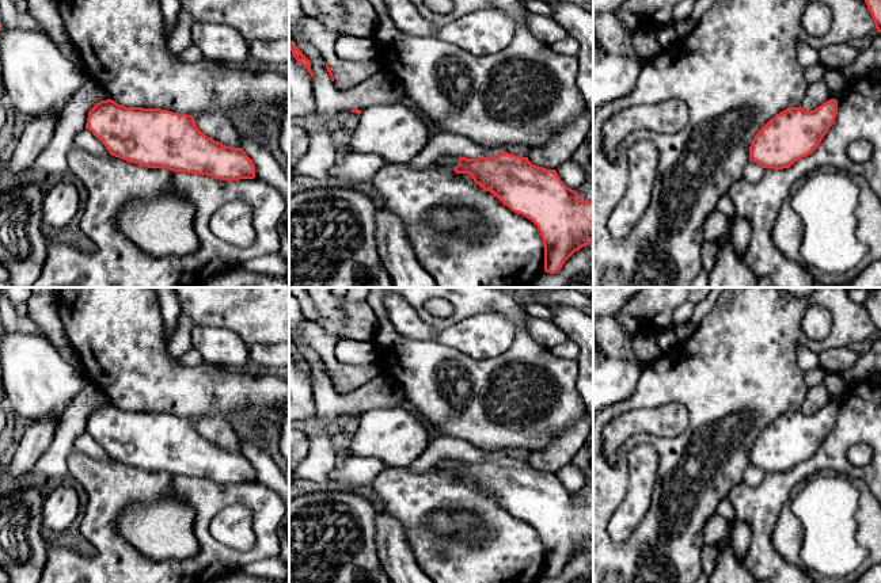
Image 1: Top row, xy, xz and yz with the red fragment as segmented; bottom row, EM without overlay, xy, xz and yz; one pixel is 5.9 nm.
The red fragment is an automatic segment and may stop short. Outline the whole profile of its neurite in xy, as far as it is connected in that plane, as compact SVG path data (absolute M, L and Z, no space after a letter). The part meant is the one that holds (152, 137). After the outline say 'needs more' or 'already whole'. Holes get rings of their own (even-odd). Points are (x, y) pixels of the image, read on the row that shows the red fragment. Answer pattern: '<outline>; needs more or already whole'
M107 99L90 110L86 129L111 156L138 165L220 180L255 178L255 165L243 148L225 146L205 136L193 115L125 107Z; already whole

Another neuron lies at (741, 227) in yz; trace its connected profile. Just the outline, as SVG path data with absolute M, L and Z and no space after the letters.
M734 216L732 225L732 244L740 255L745 255L751 239L751 221L749 218Z

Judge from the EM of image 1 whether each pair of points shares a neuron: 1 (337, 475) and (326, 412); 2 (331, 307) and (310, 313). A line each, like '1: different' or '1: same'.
1: different
2: different

